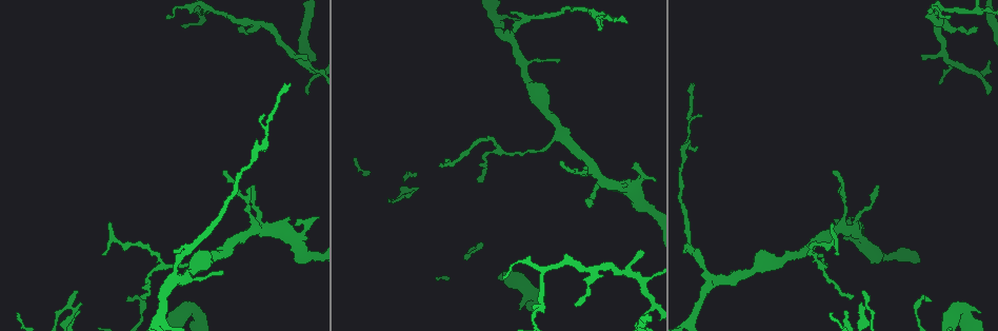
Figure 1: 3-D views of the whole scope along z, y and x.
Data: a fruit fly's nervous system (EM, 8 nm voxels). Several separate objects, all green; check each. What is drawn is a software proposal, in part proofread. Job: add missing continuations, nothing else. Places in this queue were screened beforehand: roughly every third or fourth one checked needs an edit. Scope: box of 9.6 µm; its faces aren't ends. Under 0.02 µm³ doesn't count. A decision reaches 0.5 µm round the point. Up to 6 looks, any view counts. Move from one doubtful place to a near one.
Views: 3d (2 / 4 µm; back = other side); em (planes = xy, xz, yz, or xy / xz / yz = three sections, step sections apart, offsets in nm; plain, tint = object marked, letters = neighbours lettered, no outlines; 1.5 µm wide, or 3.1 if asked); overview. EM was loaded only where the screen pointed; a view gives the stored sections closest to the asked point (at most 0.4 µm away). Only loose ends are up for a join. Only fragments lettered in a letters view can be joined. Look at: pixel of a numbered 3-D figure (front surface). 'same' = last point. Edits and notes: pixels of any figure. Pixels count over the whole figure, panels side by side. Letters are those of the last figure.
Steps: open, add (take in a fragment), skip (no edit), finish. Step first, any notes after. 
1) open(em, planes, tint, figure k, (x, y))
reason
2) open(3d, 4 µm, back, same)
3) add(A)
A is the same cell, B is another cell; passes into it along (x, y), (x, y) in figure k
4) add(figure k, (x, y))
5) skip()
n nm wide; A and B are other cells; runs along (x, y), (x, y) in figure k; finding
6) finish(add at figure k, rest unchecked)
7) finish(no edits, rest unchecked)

open(em, yz, step 8, letters, figure 1, (299, 220))

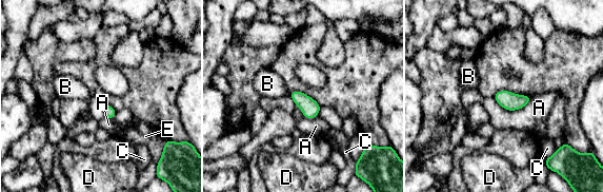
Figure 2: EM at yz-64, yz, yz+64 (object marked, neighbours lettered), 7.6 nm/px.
open(em, planes, letters, same)

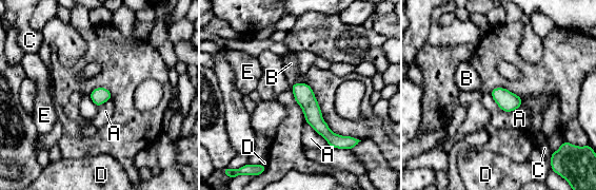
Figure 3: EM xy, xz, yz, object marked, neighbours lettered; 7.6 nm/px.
skip()
130 nm wide; A, B, C, D and E are other cells; no lettered fragment goes on from it

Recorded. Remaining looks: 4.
open(em, planes, letters, figure 1, (477, 179))
thin end

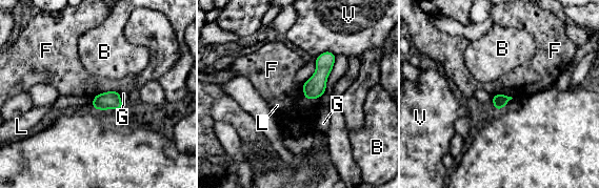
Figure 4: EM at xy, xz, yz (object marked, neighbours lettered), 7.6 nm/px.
skip()
110 nm wide; F touches over 180 nm; B, F, G, L and V are other cells; no lettered fragment goes on from it

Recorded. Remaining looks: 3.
open(3d, 2 µm, back, figure 1, (302, 54))
an open end

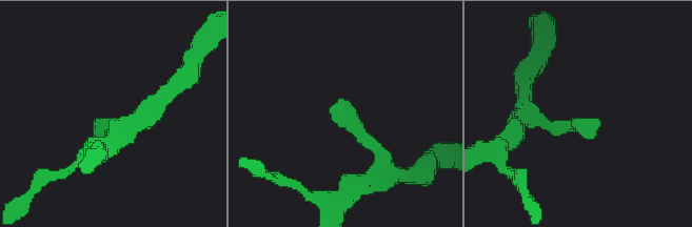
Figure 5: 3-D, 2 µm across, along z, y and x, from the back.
open(em, planes, plain, figure 5, (341, 99))
need the tissue

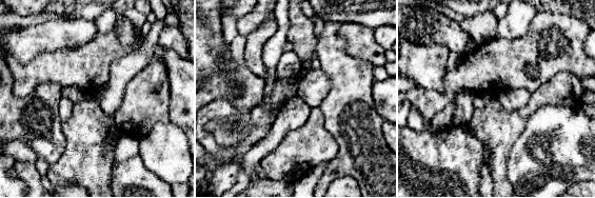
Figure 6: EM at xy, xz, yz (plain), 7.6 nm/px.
open(em, planes, letters, same)
what lies round it

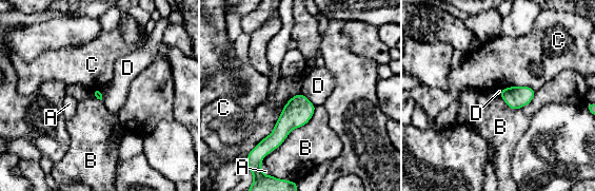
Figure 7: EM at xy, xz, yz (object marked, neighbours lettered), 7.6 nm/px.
skip()
A, B, C and D are other cells; border along (300, 93), (316, 107) in figure 7; no lettered fragment goes on from it

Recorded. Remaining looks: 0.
finish(no edits, rest unchecked)

